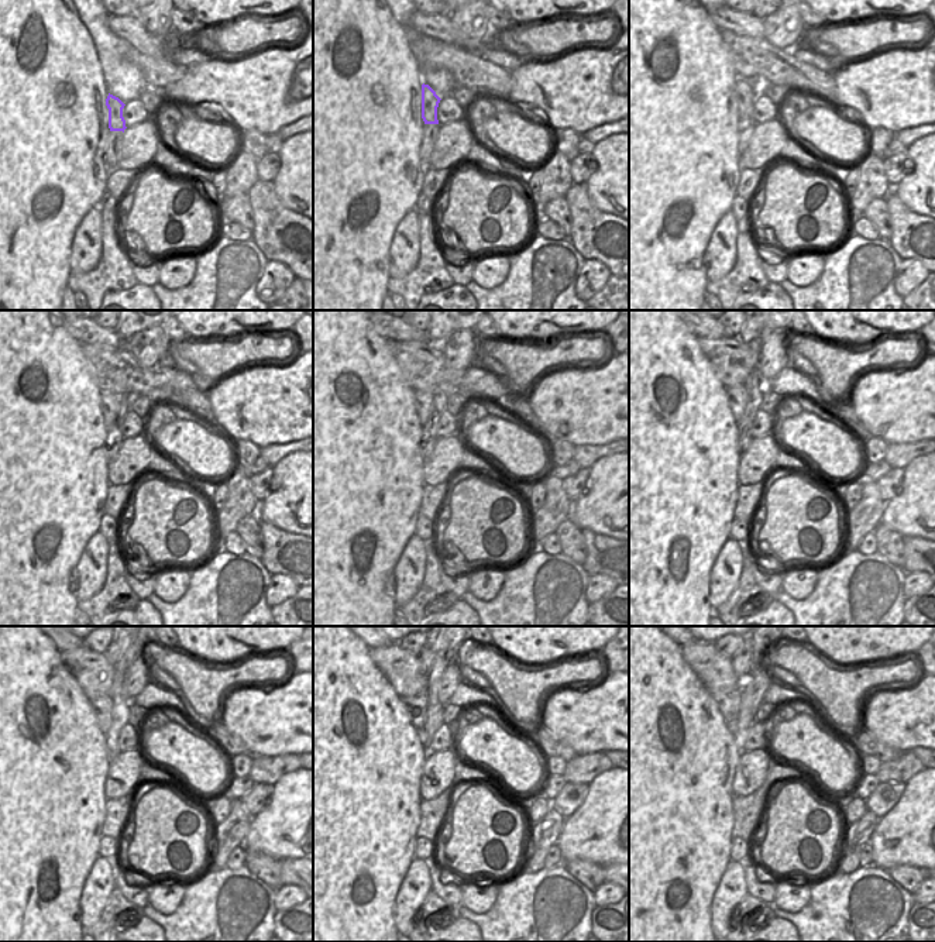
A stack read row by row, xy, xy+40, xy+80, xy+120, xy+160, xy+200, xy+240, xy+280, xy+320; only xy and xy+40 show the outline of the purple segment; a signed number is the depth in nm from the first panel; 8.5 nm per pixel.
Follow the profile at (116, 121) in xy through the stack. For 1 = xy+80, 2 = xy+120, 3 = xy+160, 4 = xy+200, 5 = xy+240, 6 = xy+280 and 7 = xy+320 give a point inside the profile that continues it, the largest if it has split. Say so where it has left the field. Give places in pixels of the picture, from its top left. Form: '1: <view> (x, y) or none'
1: xy+80 (746, 95)
2: xy+120 (110, 404)
3: xy+160 (423, 401)
4: xy+200 (736, 395)
5: xy+240 (102, 707)
6: xy+280 (416, 705)
7: xy+320 (729, 704)

